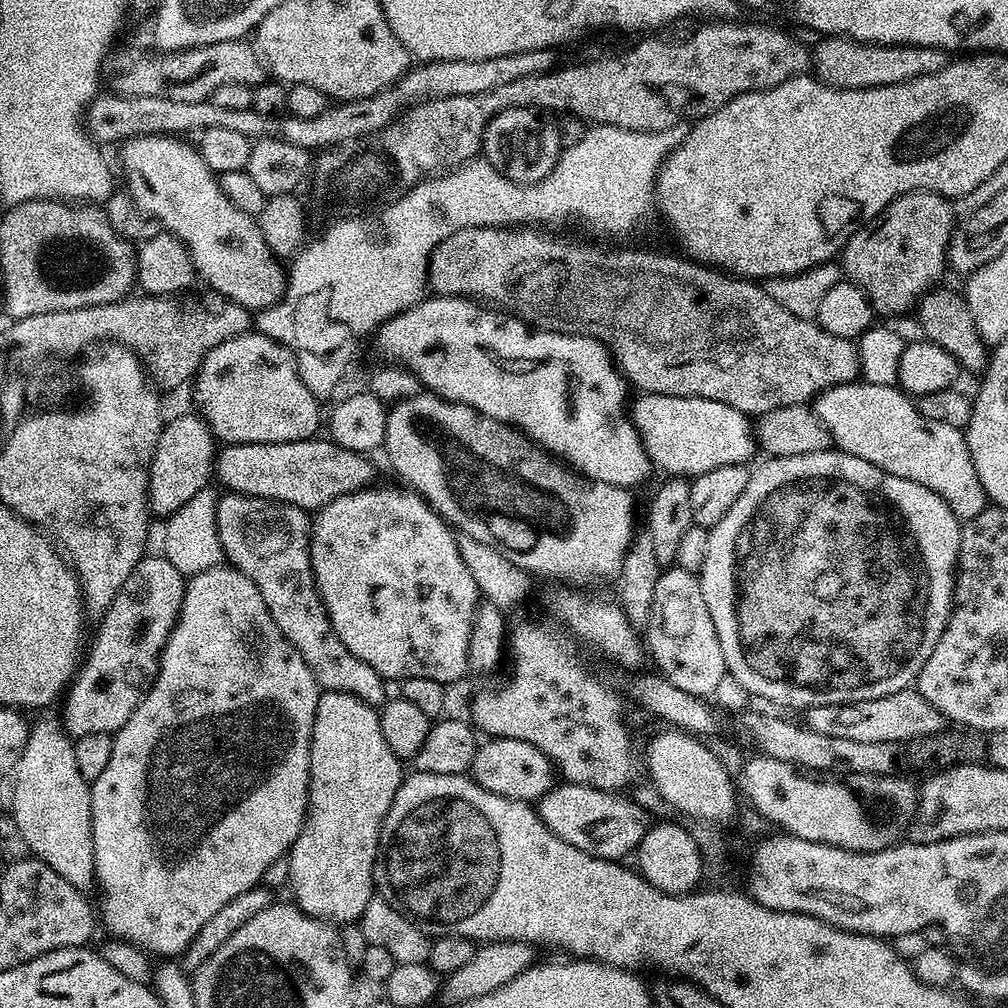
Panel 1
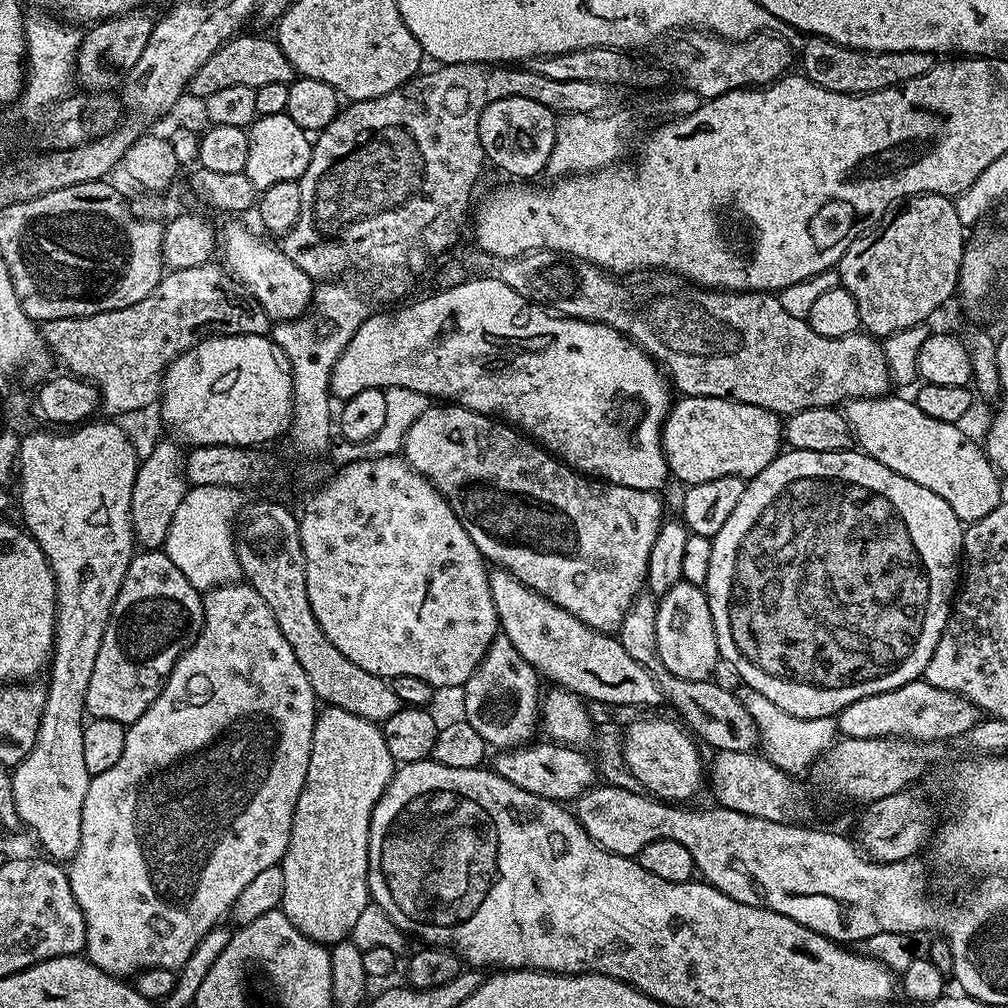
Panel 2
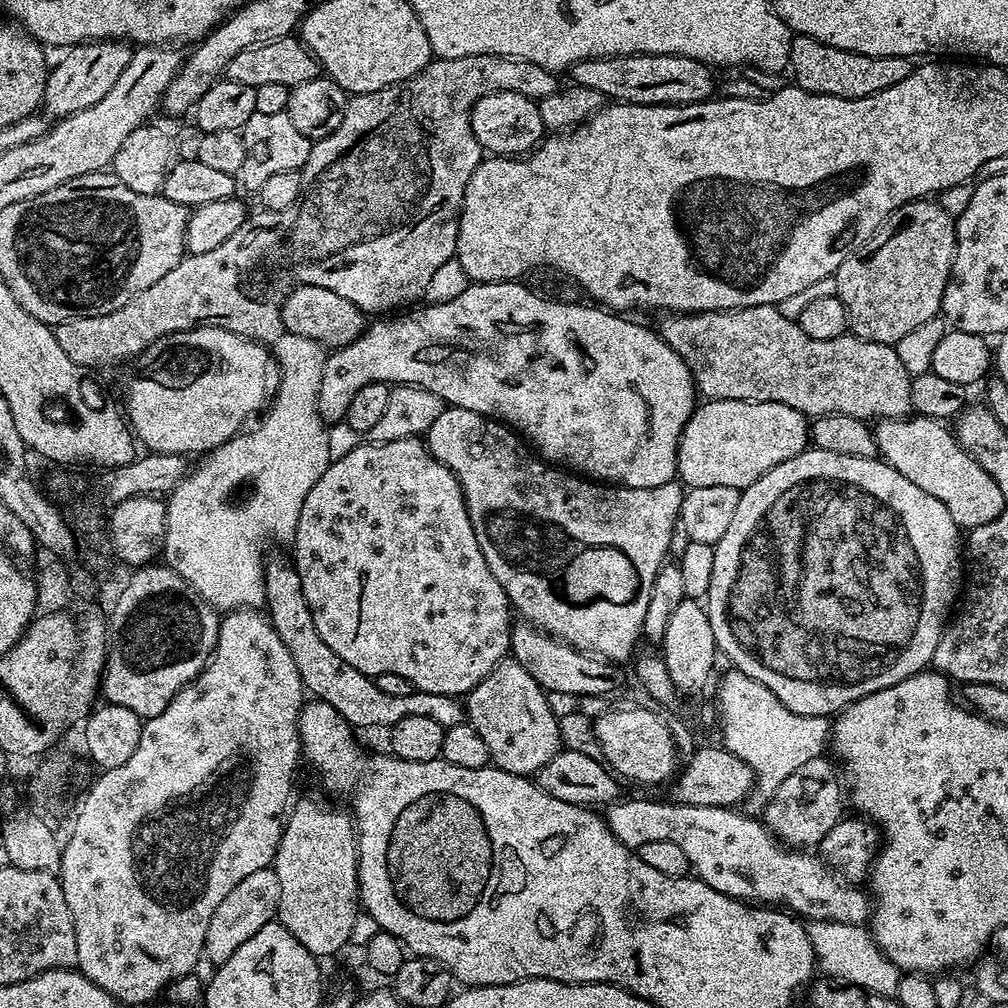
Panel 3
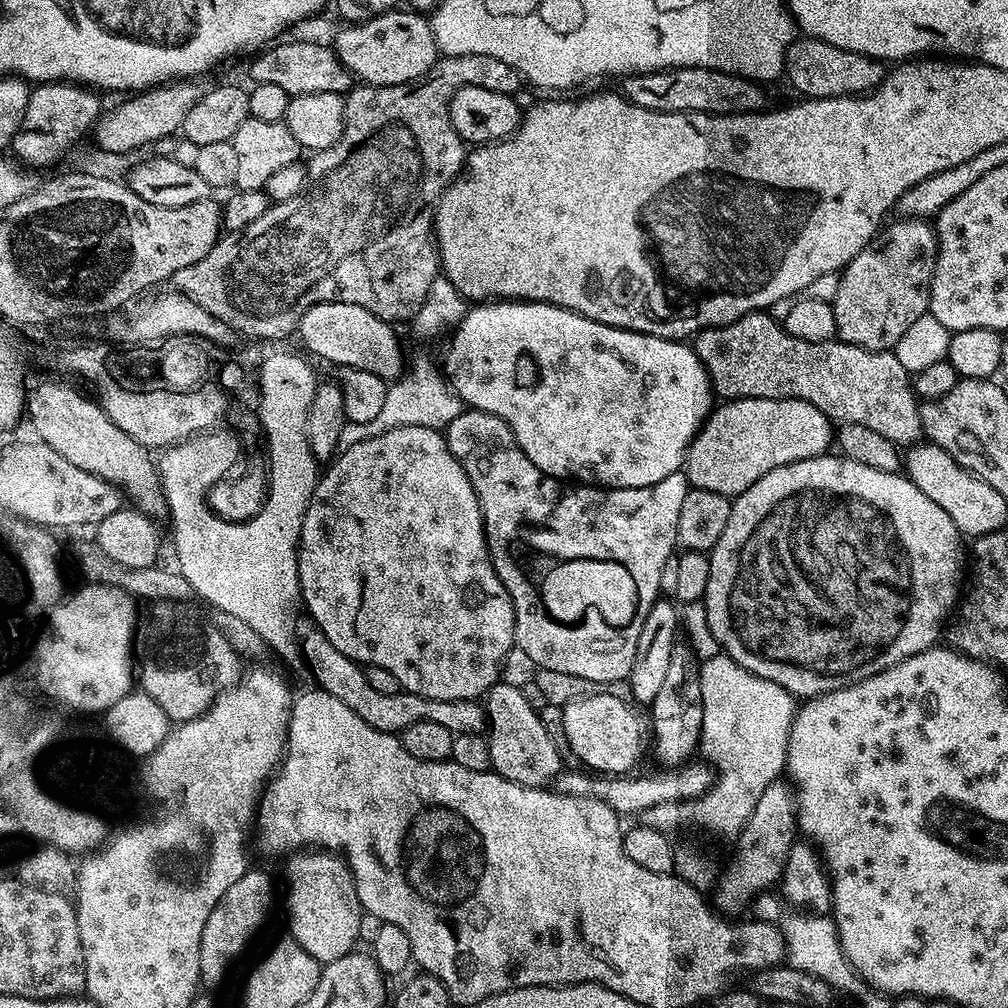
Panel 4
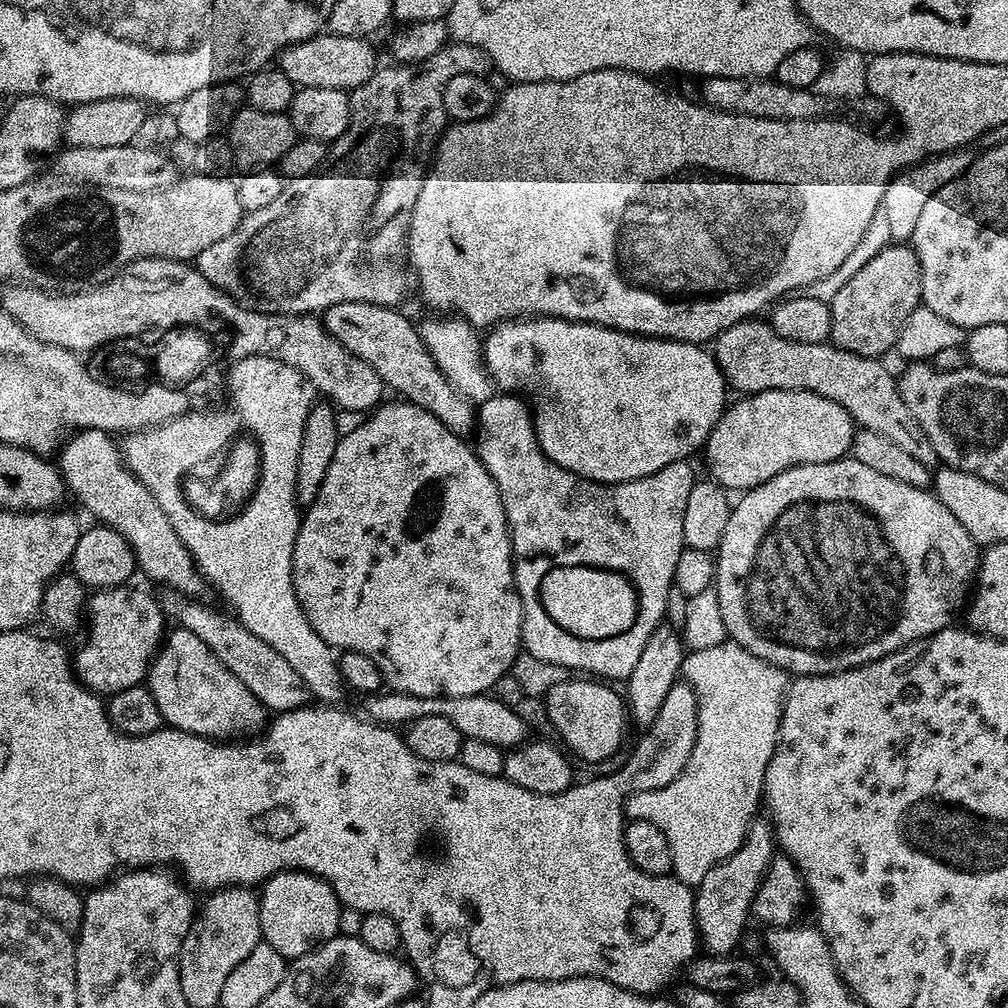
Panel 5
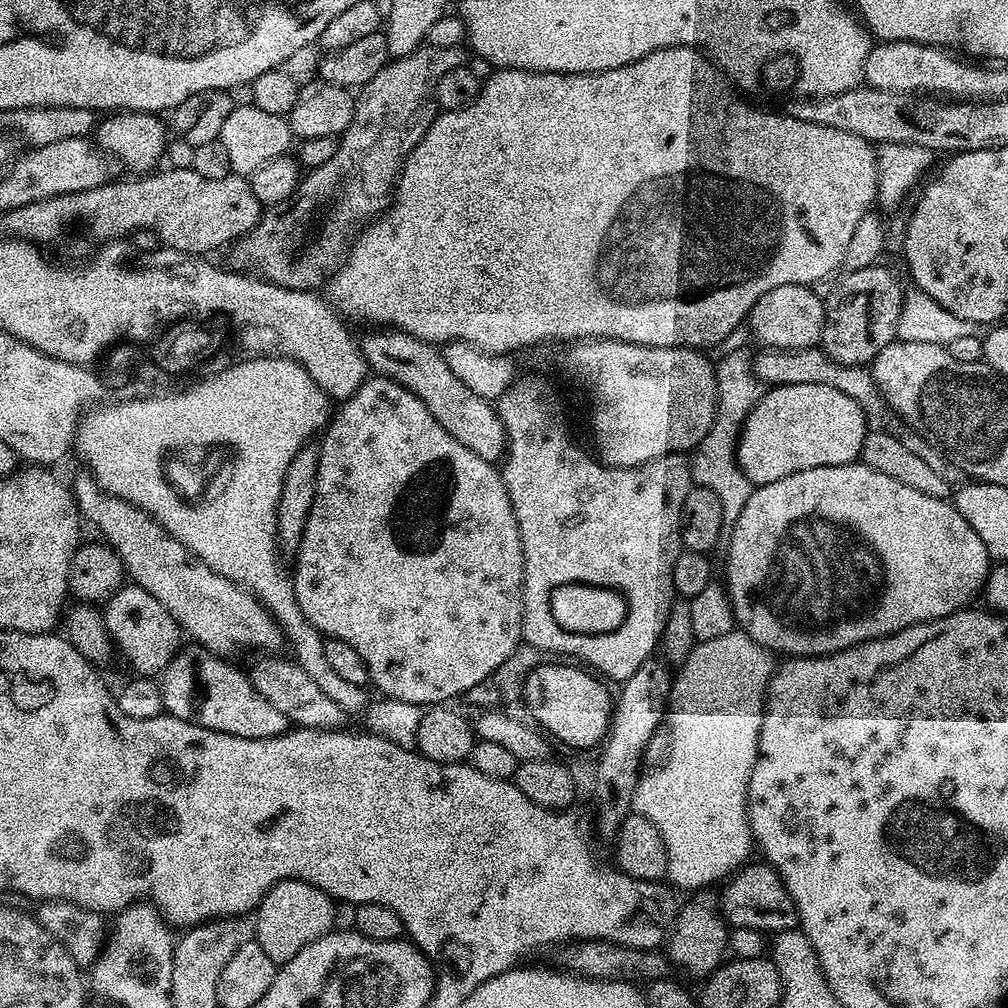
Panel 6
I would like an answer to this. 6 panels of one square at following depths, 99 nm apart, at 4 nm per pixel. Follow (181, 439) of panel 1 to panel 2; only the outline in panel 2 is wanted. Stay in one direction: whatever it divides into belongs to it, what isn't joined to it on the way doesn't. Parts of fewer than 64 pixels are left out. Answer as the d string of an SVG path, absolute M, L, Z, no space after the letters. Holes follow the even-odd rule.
M179 443L156 445L149 456L140 461L136 472L134 490L130 494L130 518L132 529L136 535L136 543L144 550L163 549L166 534L170 530L170 522L174 522L174 514L178 514L178 506L189 490L189 483L184 479L185 449Z

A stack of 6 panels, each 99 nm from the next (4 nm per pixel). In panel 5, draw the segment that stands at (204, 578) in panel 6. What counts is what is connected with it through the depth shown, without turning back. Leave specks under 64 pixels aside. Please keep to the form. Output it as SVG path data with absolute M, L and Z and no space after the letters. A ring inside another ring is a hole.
M81 428L72 433L59 449L58 467L64 487L76 495L76 500L105 528L118 530L136 555L136 567L145 572L156 584L165 589L179 592L185 598L196 598L206 588L206 581L200 574L190 550L178 538L166 510L154 502L154 494L142 486L124 462L121 449L111 435L97 428Z

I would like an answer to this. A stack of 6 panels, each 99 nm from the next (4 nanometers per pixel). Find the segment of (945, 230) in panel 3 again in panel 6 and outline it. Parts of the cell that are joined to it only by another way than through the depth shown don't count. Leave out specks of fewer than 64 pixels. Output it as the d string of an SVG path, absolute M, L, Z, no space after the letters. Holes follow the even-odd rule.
M872 263L868 268L844 272L841 280L832 288L829 296L823 297L824 325L820 335L819 347L826 355L842 366L858 366L863 368L871 365L872 360L891 340L897 339L896 327L900 311L904 305L905 286L896 281L896 276L888 268L879 268L879 263Z

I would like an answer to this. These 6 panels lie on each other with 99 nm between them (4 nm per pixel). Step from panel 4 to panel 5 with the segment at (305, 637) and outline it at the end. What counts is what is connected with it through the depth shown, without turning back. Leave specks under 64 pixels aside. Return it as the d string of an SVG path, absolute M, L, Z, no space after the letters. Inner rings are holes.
M384 690L379 694L369 695L365 700L368 701L365 702L363 711L367 719L385 726L407 726L423 716L441 716L447 718L466 740L479 738L482 742L491 742L499 748L511 750L527 739L526 724L519 714L506 703L492 697L492 694L422 698L405 692Z

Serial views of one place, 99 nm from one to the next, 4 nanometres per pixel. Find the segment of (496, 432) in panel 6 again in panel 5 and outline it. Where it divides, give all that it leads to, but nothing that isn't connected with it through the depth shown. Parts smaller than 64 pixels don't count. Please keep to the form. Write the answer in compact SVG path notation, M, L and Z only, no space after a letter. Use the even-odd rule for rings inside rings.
M338 302L324 309L322 323L335 340L350 350L350 354L362 358L366 366L376 371L385 385L400 395L397 397L434 414L438 422L442 422L442 426L450 429L455 436L467 437L467 432L477 427L478 412L472 401L466 399L446 373L438 368L438 363L422 342L419 327L411 324L400 310L370 302Z

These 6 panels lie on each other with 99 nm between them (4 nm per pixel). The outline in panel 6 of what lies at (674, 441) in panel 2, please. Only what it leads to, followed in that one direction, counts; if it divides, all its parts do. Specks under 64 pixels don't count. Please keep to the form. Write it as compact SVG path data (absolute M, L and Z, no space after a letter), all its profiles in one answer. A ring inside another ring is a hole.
M782 384L779 386L772 386L761 395L760 401L754 405L750 410L750 414L744 419L743 424L740 426L740 434L736 441L736 462L739 464L742 474L747 478L748 483L753 486L778 482L778 478L786 478L795 472L810 470L818 466L854 464L859 461L862 442L866 438L866 434L869 430L870 420L869 417L864 415L862 406L858 406L858 402L854 402L854 398L850 398L850 394L842 394L842 390L834 390L834 386L826 386L825 384Z

